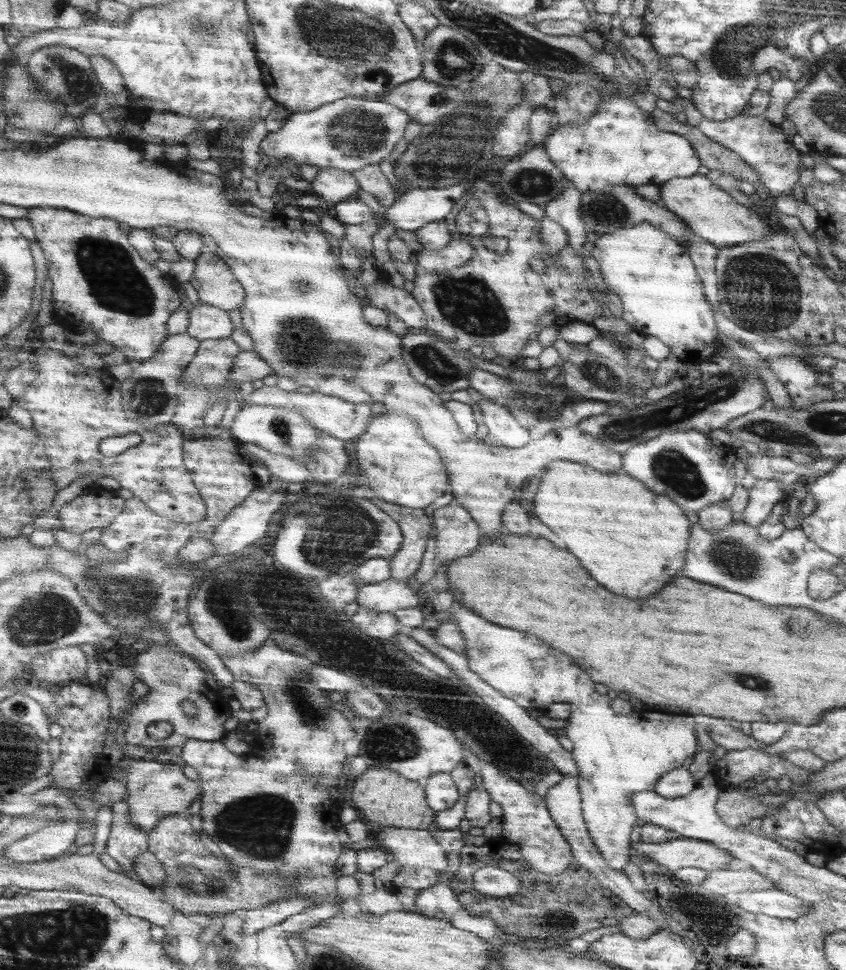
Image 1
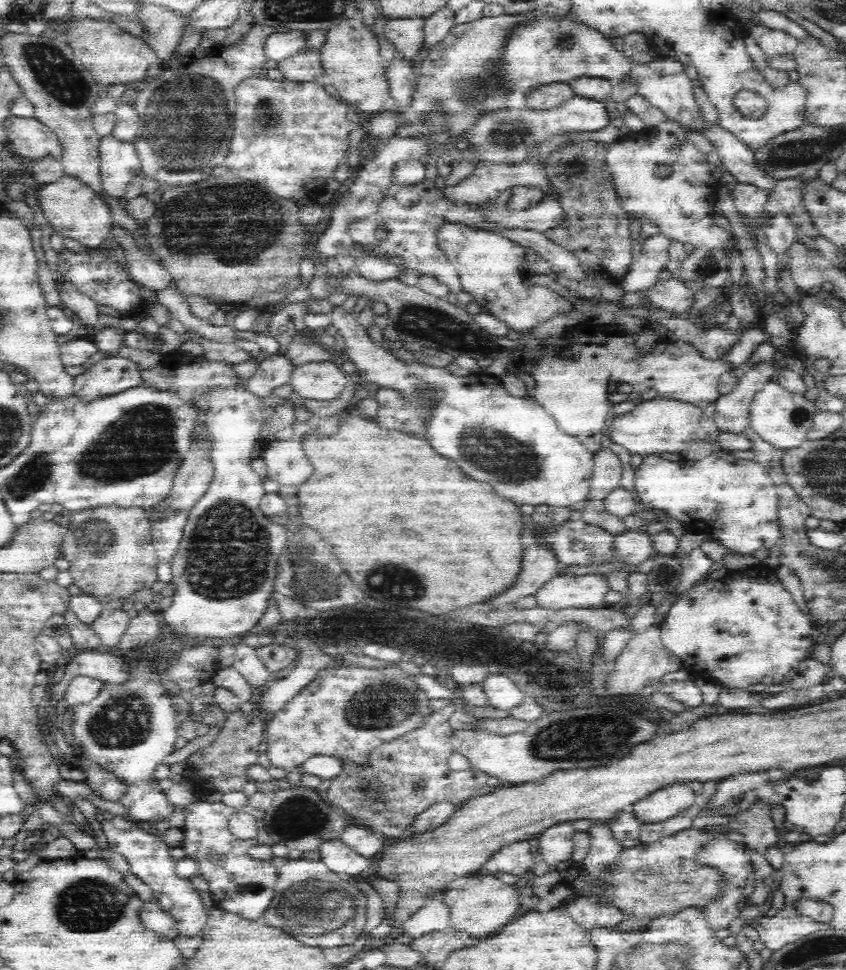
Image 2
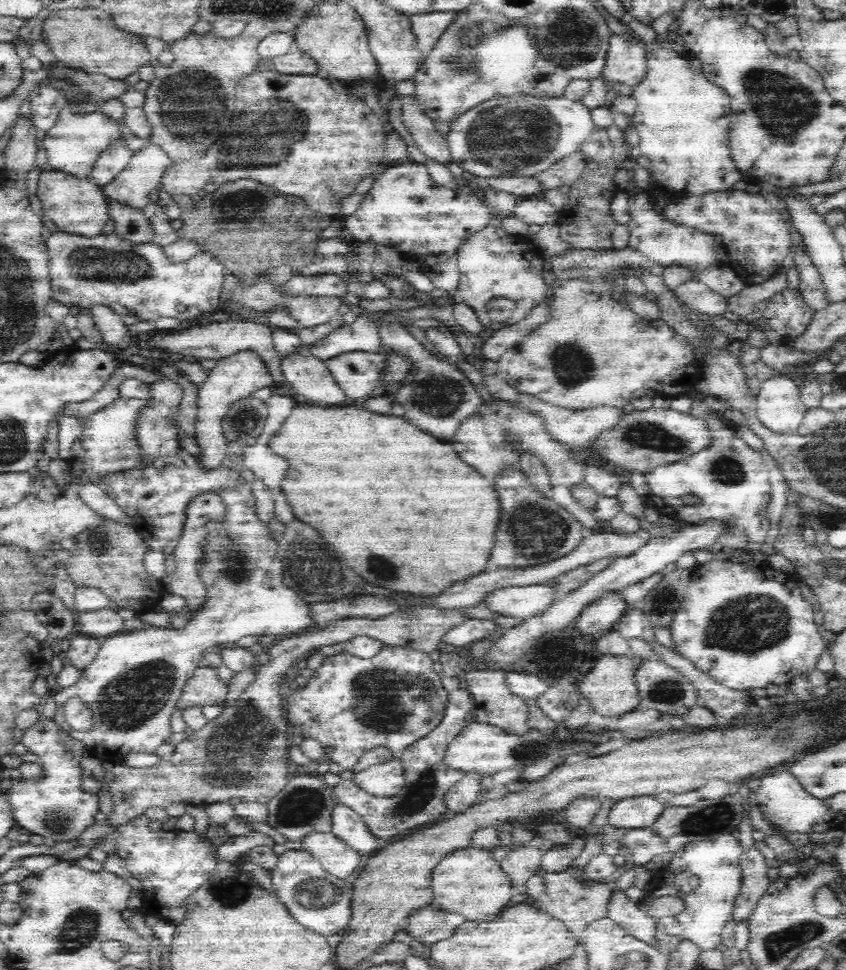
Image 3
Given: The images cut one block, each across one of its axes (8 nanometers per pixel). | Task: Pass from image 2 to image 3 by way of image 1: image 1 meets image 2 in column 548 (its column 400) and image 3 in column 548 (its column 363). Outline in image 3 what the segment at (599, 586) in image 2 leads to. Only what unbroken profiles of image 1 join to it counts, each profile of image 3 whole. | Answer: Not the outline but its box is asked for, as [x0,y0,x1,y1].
[484,584,554,620]

